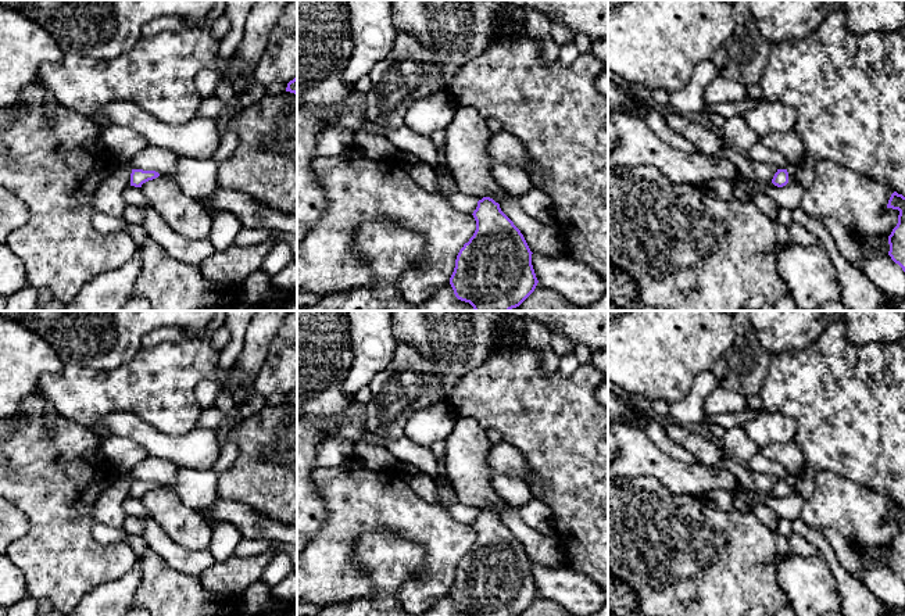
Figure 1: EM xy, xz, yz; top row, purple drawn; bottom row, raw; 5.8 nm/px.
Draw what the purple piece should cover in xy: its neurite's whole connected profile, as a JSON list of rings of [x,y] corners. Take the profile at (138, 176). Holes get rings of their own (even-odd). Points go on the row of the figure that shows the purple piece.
[[[132,169],[130,186],[142,187],[143,183],[153,180],[158,176],[160,173],[155,171]]]

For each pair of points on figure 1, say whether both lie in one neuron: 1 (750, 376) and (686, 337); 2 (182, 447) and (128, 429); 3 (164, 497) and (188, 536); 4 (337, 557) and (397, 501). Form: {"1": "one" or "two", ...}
{"1": "two", "2": "one", "3": "one", "4": "one"}

